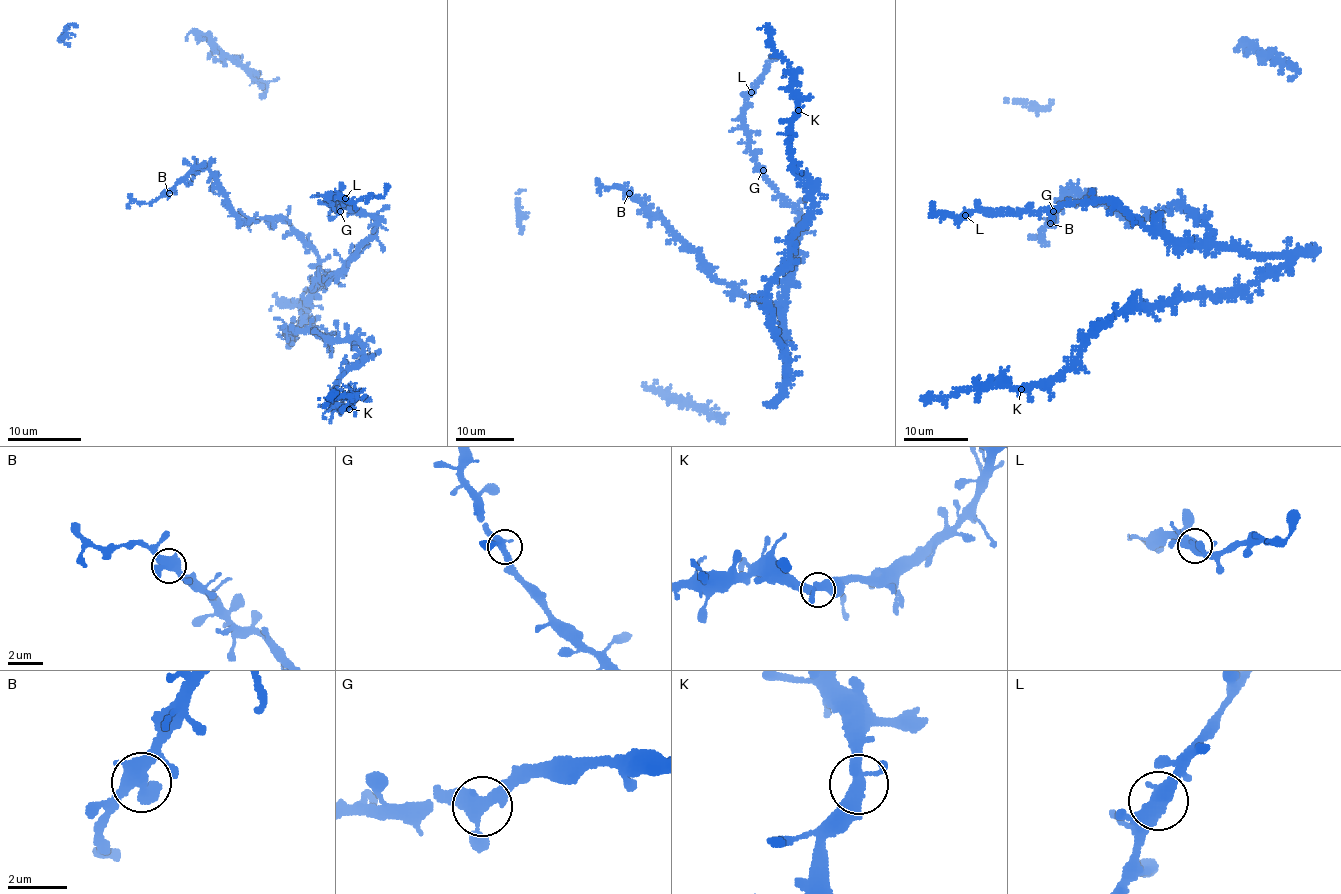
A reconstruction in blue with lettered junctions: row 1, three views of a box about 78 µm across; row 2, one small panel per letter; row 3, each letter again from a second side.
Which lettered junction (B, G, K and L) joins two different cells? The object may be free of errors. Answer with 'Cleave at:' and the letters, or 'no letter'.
Cleave at: no letter

